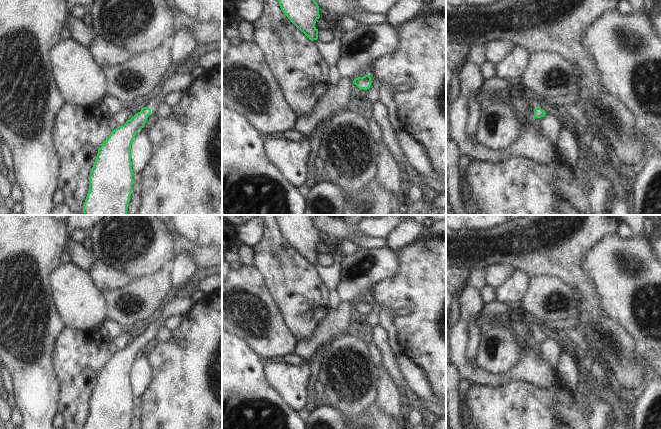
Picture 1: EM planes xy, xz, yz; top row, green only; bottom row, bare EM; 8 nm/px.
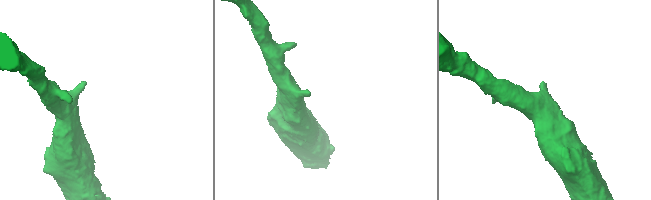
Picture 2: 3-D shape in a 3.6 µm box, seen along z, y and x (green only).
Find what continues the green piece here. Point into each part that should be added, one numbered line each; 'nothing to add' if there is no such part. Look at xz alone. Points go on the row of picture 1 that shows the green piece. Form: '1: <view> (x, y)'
nothing to add

